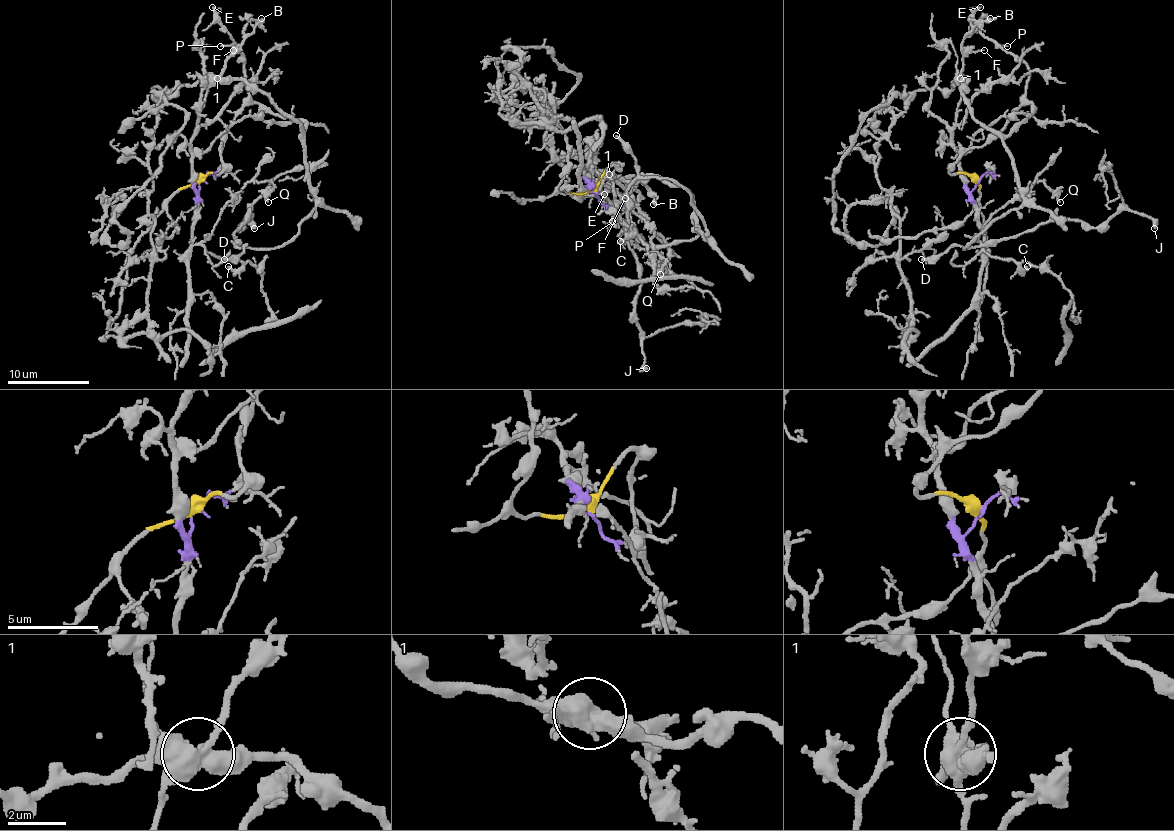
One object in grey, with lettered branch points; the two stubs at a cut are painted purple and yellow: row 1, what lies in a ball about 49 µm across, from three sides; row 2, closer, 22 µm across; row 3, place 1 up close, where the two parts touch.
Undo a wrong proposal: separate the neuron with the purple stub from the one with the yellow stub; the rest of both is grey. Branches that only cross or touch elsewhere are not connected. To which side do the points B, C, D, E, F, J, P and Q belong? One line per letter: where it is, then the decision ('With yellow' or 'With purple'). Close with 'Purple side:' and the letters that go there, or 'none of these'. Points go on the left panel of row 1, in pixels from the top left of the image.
B: Place: (261, 18). With purple
C: Place: (228, 266). With purple
D: Place: (224, 259). With yellow
E: Place: (212, 7). With yellow
F: Place: (233, 50). With purple
J: Place: (254, 228). With yellow
P: Place: (220, 46). With yellow
Q: Place: (268, 202). With purple
Purple side: B, C, F, Q

